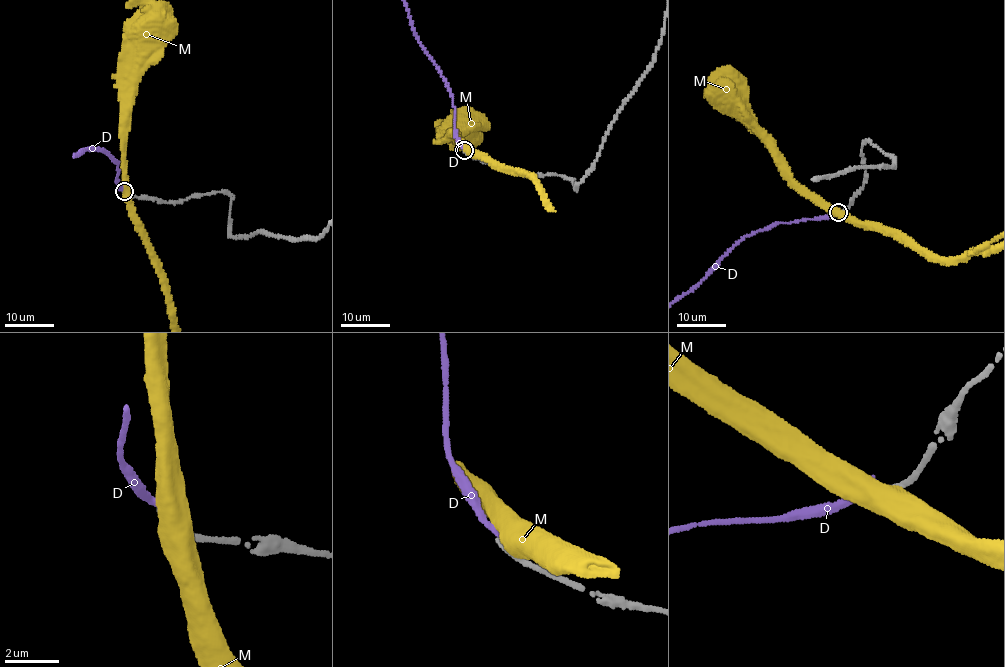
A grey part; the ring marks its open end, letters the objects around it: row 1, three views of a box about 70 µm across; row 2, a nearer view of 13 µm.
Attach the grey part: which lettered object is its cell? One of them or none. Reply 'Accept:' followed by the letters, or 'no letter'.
Accept: no letter

